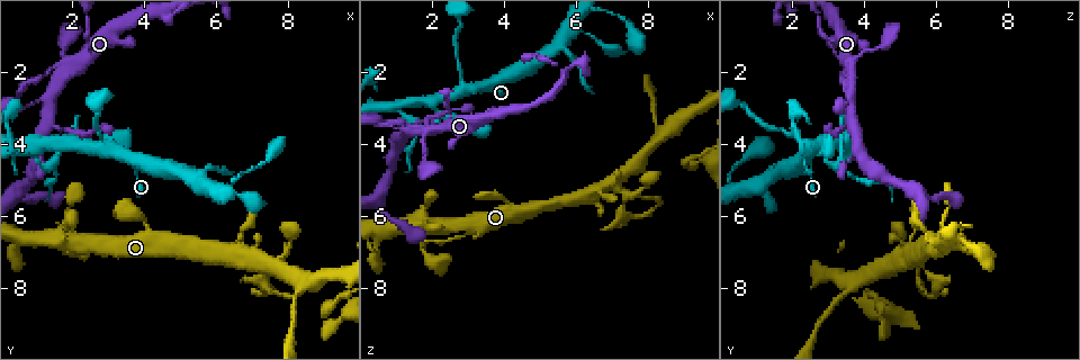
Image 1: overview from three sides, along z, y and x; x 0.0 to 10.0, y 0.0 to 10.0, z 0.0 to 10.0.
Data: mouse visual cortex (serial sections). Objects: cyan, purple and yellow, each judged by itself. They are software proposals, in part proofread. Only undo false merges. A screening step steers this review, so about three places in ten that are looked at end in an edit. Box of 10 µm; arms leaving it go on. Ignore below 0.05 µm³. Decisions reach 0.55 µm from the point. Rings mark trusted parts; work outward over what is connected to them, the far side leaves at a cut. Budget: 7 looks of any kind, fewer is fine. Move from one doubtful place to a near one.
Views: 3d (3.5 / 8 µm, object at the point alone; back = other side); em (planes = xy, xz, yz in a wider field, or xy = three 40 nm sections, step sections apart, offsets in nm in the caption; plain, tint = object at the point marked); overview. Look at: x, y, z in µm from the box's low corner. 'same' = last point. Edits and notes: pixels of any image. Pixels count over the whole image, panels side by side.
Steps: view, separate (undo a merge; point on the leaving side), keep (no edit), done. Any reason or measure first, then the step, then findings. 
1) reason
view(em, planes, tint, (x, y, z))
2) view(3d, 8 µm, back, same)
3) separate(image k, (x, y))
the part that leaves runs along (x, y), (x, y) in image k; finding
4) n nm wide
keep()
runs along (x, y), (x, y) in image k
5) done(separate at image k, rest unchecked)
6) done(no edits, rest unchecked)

narrows sharply
view(3d, 3.5 µm, (1.45, 2.75, 3.70))

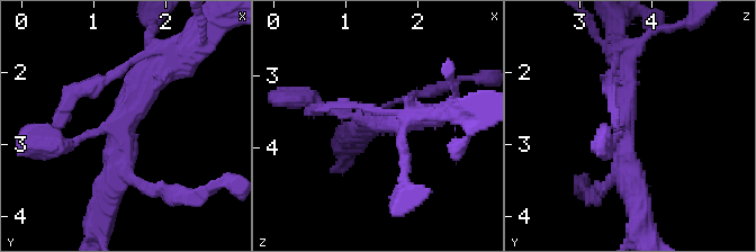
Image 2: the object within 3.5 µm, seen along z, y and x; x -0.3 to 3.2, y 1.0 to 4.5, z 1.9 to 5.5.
keep()
one cell here

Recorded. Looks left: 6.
abrupt turn
view(3d, 3.5 µm, (3.00, 4.20, 2.45))

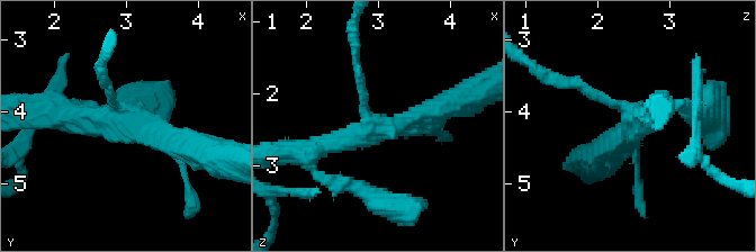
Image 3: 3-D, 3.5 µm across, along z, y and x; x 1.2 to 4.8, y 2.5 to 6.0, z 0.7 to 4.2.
3 arms; arms of 150, 200, 300 nm; shape alone is not enough
view(em, xy, step 2, tint, (3.00, 4.15, 2.45))

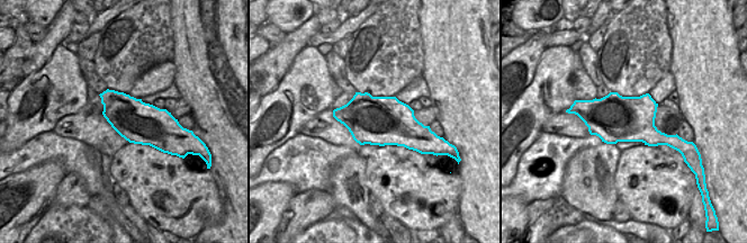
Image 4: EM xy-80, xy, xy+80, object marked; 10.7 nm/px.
keep()
runs along (181, 153), (129, 122), (56, 115) in image 3; all the same cell

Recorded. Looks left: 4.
thick turns thin
view(em, xy, step 2, tint, (7.05, 7.30, 5.10))

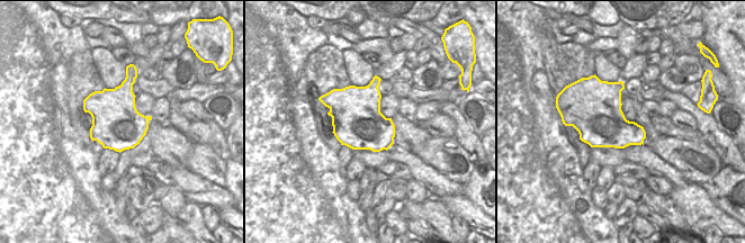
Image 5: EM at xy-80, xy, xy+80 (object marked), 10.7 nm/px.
view(3d, 3.5 µm, same)

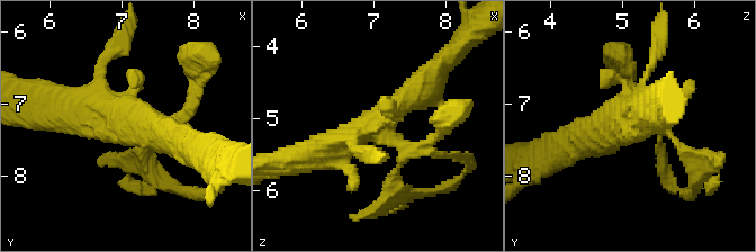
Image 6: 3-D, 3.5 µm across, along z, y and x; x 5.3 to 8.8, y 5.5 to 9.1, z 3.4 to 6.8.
separate(image 6, (137, 151))
the part that leaves runs along (390, 134), (414, 149), (449, 119) in image 6; two cells meet here

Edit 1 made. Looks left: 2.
done(separate at image 6, rest unchecked)

